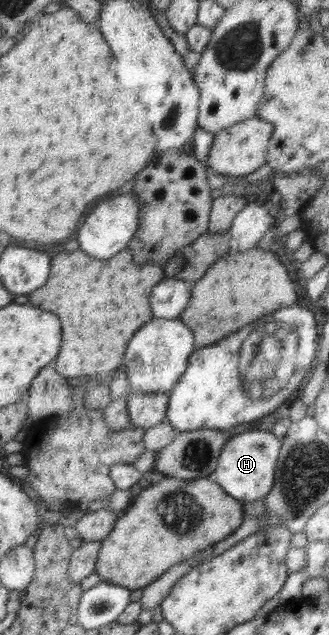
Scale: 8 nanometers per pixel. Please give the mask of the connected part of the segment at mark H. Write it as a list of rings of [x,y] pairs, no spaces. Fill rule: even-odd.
[[[240,431],[240,435],[233,435],[222,448],[217,468],[209,478],[230,497],[241,502],[263,499],[270,493],[275,482],[275,467],[280,448],[281,440],[270,431]]]

